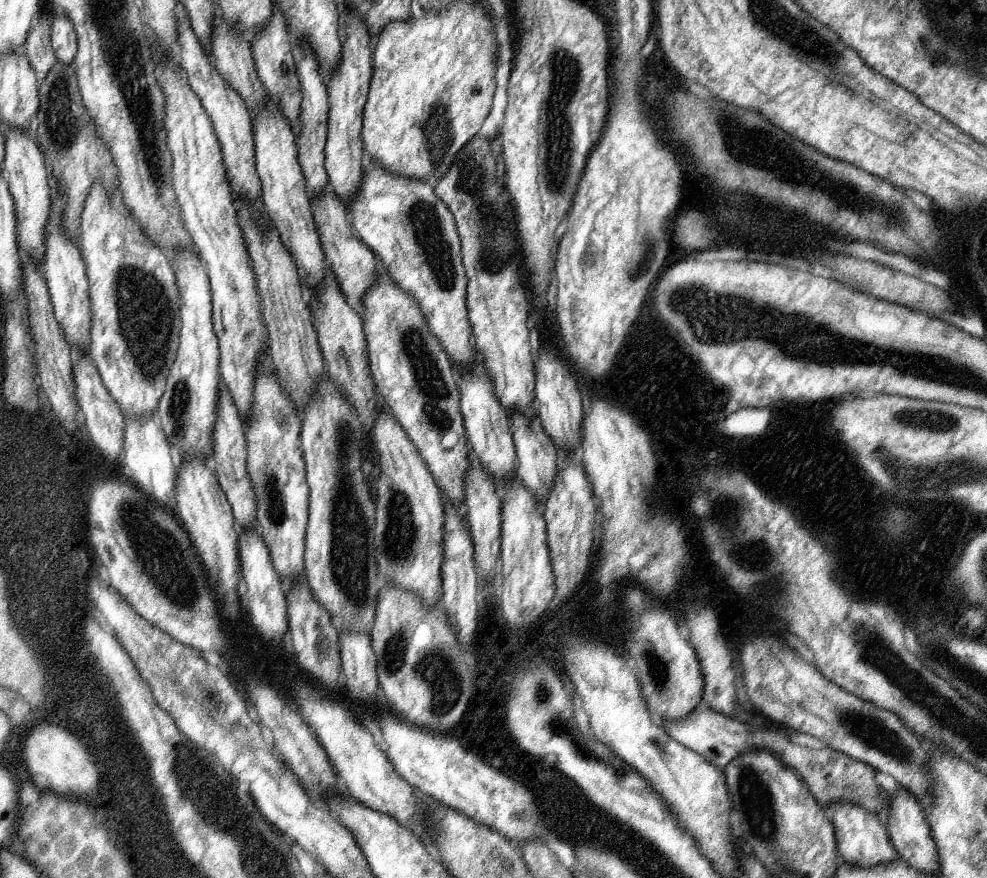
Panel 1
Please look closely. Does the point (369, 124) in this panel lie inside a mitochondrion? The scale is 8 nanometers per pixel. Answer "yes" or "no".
no

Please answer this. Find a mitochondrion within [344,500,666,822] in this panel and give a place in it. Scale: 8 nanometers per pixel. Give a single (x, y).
(434, 672)

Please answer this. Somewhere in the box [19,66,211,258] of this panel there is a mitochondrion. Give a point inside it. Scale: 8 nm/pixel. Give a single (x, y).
(62, 128)

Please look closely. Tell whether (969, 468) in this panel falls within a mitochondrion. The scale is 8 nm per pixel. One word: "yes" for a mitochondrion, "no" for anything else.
yes

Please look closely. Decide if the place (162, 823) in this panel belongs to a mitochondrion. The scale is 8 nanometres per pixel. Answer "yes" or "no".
no

